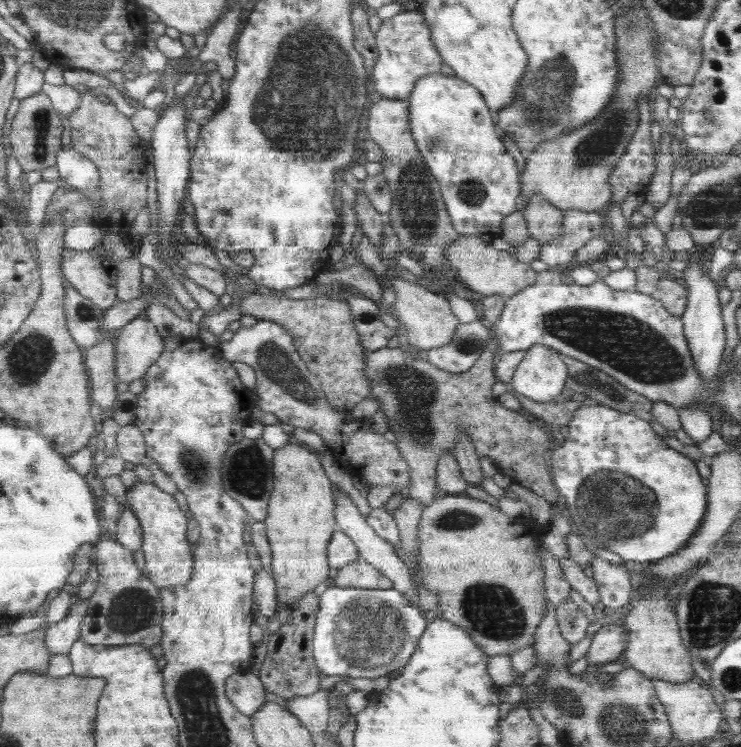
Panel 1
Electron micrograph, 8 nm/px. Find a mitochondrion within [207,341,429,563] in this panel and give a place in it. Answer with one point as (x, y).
(249, 475)

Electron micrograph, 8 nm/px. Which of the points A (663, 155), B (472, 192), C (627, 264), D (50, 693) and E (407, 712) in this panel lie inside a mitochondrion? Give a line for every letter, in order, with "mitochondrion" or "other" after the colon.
A: other
B: mitochondrion
C: other
D: other
E: other

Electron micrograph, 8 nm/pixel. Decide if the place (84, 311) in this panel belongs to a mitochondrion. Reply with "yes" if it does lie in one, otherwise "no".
yes

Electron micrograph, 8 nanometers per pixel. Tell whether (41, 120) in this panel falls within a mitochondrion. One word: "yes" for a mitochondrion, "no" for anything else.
yes

